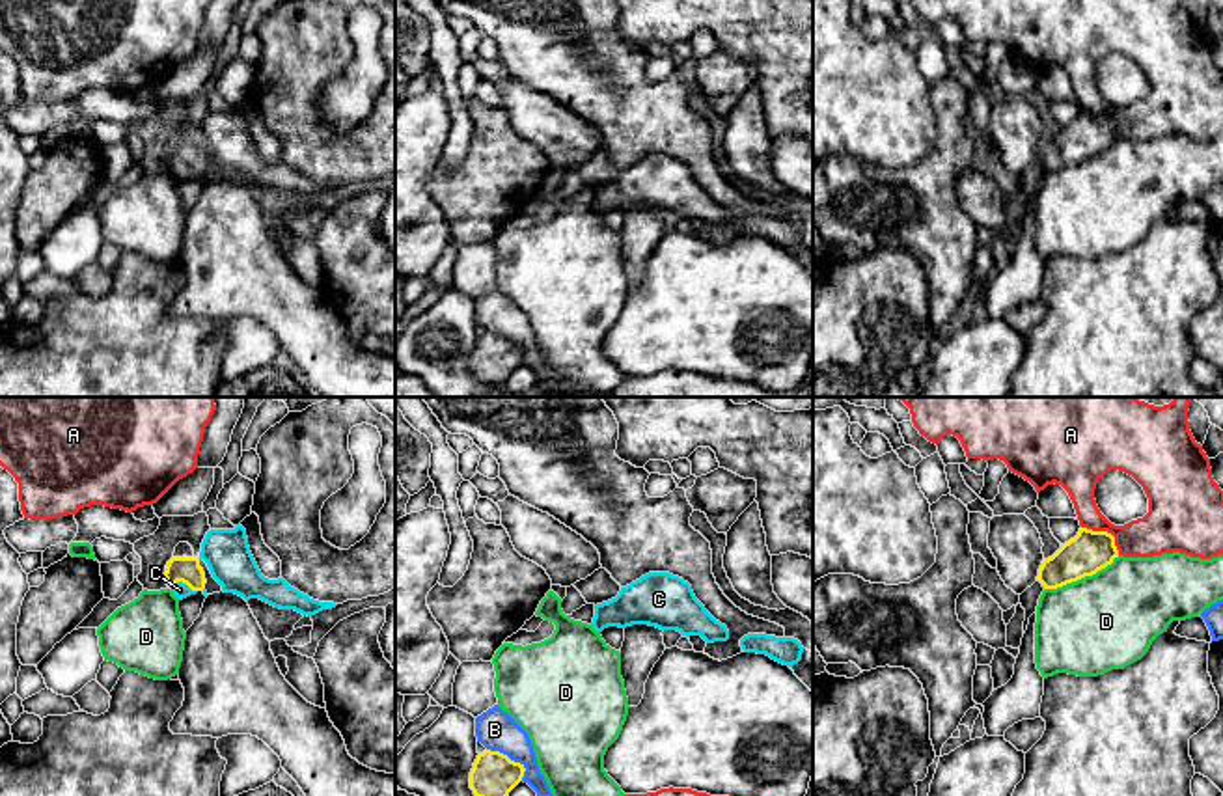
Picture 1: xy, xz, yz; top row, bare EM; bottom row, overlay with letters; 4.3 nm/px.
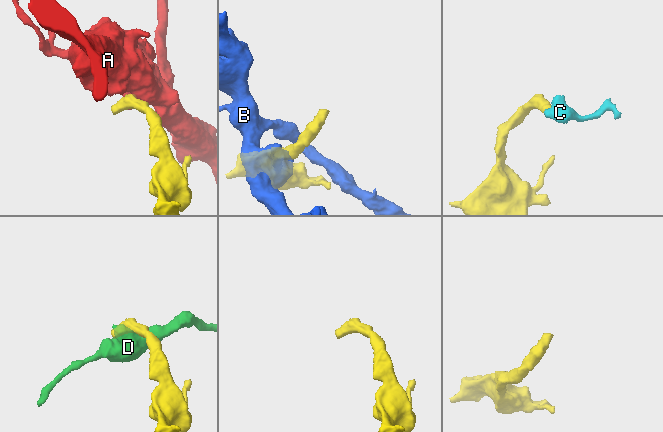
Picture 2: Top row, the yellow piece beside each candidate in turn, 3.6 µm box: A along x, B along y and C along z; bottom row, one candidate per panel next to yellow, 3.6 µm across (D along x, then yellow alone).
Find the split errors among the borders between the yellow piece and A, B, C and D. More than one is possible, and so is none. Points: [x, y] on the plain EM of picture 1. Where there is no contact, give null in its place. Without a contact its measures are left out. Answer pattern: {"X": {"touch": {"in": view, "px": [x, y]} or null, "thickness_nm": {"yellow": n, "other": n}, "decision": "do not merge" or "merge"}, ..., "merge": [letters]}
{"A": {"touch": {"in": "yz", "px": [1106, 114]}, "thickness_nm": {"yellow": 180, "other": 200}, "decision": "do not merge"}, "B": {"touch": {"in": "xz", "px": [509, 342]}, "thickness_nm": {"yellow": 190, "other": 170}, "decision": "do not merge"}, "C": {"touch": {"in": "xy", "px": [183, 164]}, "thickness_nm": {"yellow": 110, "other": 70}, "decision": "merge"}, "D": {"touch": {"in": "yz", "px": [1082, 159]}, "thickness_nm": {"yellow": 180, "other": 420}, "decision": "do not merge"}, "merge": ["C"]}

